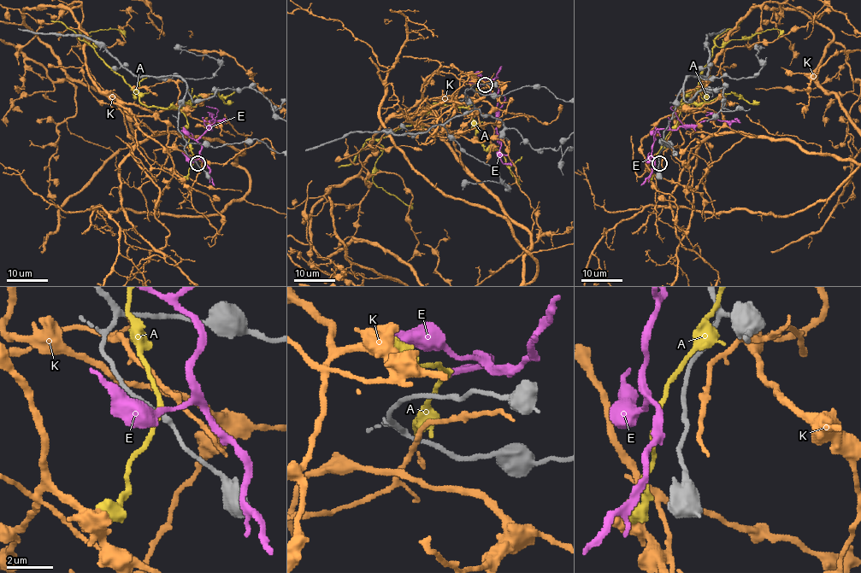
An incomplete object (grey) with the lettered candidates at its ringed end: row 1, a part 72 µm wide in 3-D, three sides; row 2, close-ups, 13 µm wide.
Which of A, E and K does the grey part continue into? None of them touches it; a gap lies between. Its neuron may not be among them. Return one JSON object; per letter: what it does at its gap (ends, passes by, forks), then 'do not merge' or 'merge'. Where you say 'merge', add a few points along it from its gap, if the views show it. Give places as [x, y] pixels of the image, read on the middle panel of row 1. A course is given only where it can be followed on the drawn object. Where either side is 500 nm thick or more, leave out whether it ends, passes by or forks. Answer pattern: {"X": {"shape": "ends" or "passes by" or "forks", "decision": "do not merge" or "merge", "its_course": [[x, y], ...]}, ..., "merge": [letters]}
{"A": {"shape": "passes by", "decision": "do not merge"}, "E": {"shape": "passes by", "decision": "do not merge"}, "K": {"shape": "passes by", "decision": "do not merge"}, "merge": []}

